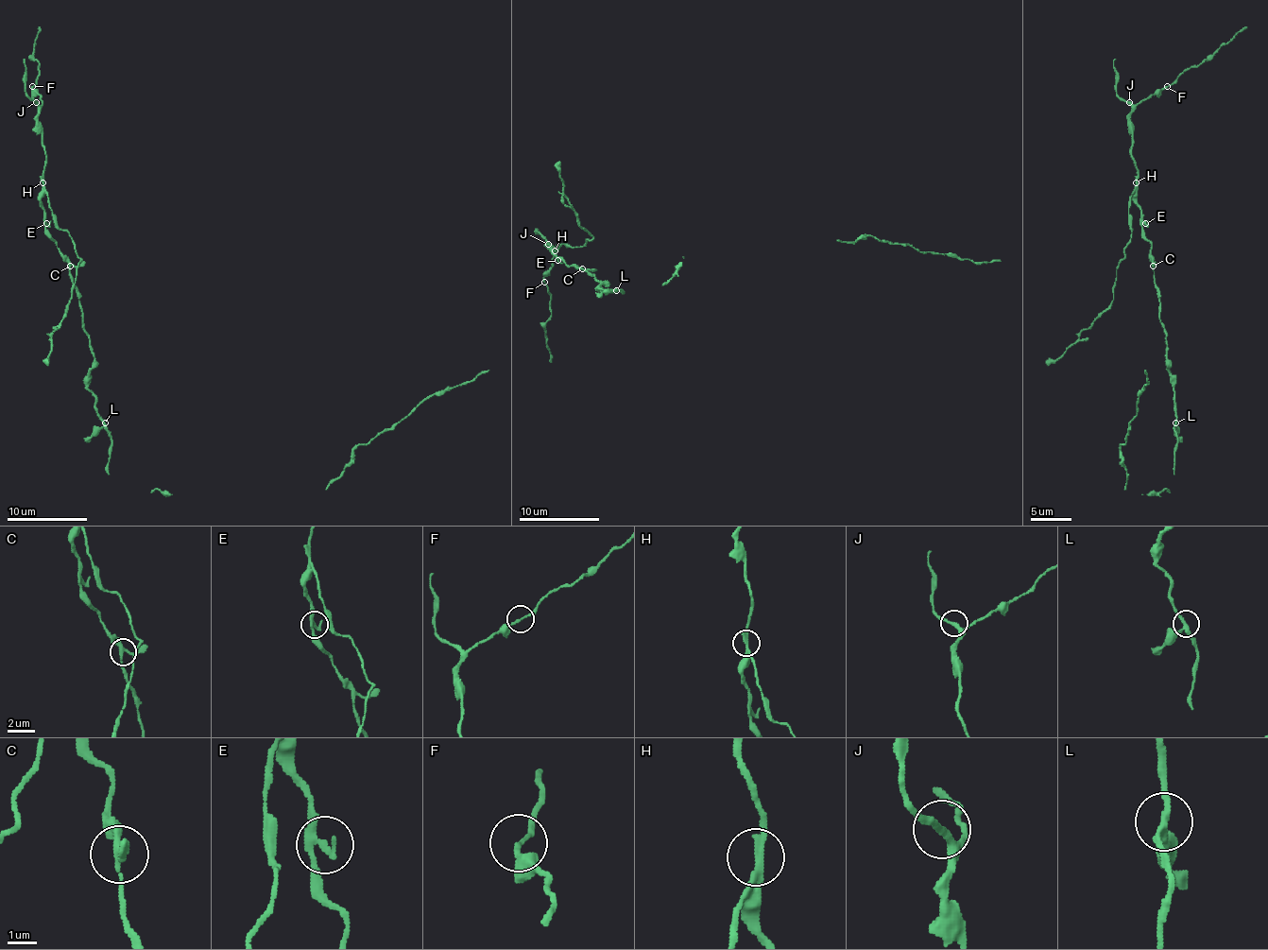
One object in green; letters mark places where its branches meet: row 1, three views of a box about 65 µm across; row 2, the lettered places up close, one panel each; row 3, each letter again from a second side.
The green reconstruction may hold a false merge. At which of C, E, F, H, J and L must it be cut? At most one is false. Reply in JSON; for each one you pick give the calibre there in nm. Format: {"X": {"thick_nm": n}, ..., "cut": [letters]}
{"H": {"thick_nm": 260}, "cut": ["H"]}

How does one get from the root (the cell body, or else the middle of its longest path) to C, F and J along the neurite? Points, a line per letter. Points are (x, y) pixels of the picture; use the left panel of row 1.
C: (103, 427), (94, 395), (89, 388), (94, 353), (84, 330), (70, 266)
F: (103, 427), (89, 388), (94, 353), (70, 262), (44, 223), (42, 102), (32, 86)
J: (103, 427), (89, 388), (94, 353), (84, 330), (70, 262), (44, 223), (40, 191), (46, 156), (36, 102)

